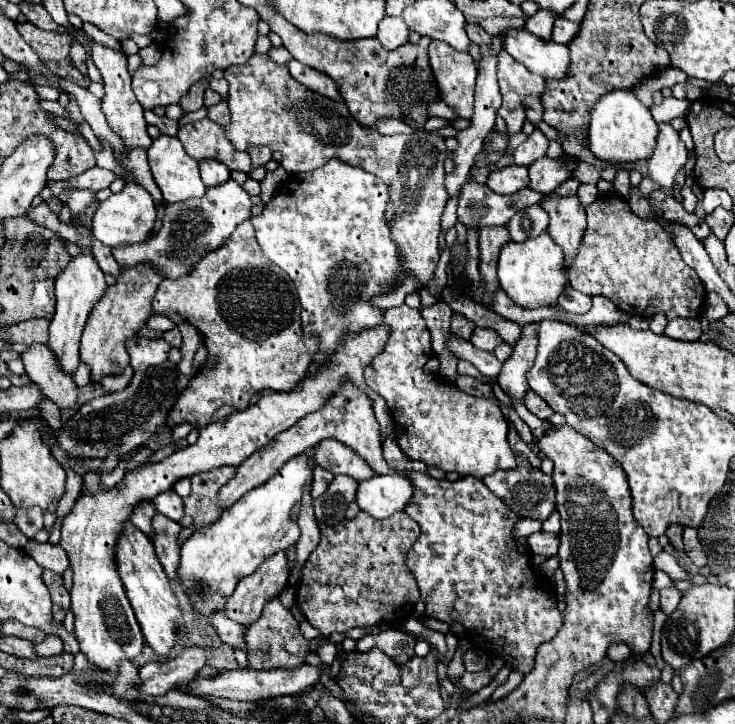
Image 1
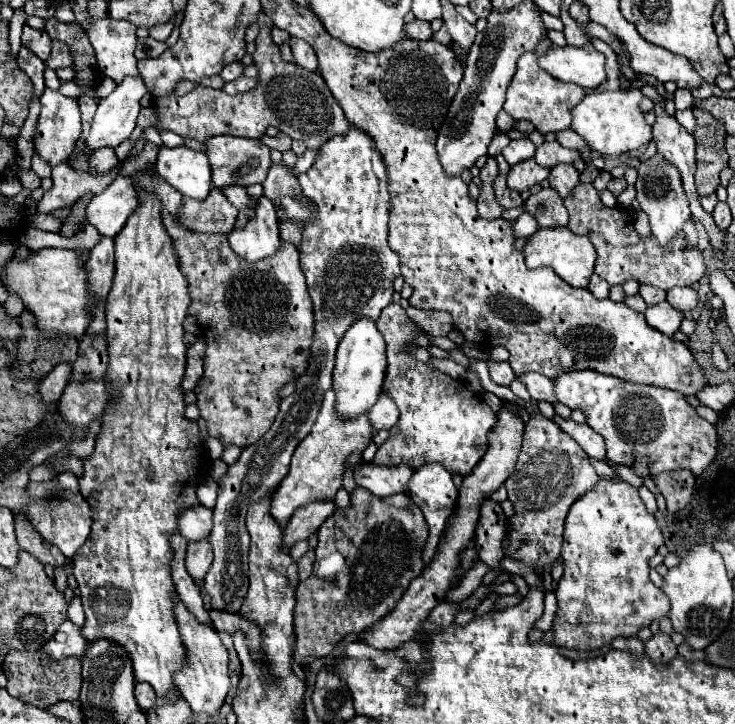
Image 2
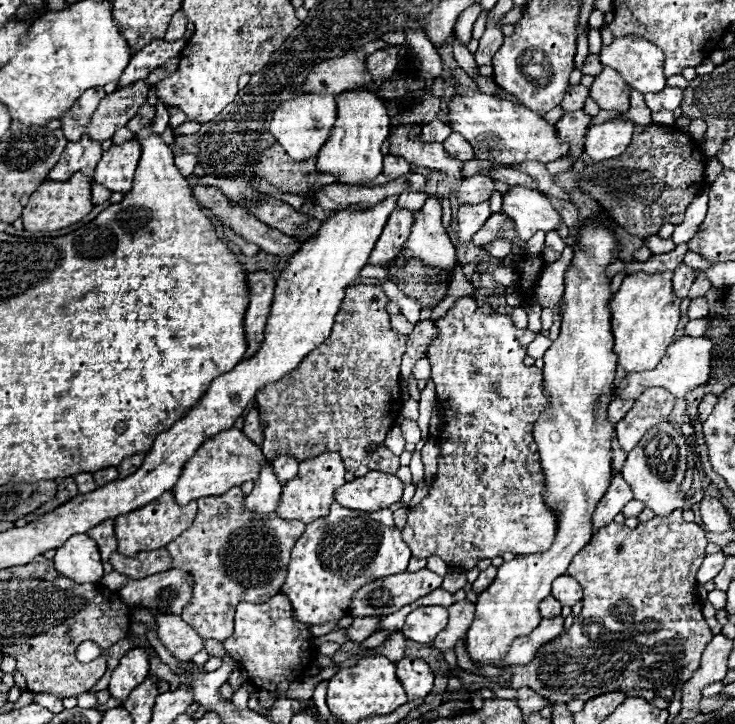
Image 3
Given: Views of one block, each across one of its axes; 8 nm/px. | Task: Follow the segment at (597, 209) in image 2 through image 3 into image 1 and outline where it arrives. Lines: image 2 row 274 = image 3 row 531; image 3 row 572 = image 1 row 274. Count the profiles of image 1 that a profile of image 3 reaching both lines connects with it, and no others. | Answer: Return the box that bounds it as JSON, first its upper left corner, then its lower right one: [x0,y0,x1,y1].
[568,194,706,320]

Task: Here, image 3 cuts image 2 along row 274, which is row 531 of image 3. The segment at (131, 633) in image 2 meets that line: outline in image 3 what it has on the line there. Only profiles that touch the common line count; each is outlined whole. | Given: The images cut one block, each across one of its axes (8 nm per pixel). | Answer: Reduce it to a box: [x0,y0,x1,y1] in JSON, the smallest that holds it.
[116,490,196,554]

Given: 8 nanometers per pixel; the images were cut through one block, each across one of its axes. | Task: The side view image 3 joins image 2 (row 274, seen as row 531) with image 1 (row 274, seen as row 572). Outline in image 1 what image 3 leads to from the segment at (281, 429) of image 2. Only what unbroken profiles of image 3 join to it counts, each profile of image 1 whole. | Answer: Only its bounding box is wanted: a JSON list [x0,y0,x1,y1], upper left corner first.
[252,160,402,366]

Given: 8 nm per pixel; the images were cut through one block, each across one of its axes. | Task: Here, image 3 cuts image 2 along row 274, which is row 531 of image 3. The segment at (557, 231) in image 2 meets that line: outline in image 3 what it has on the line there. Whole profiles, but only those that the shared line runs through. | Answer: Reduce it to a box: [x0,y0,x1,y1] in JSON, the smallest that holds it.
[466,214,620,668]

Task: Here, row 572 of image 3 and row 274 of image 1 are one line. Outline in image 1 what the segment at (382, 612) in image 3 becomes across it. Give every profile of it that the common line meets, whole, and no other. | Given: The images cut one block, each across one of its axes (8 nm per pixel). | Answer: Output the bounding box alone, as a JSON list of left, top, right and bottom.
[224,54,448,288]

